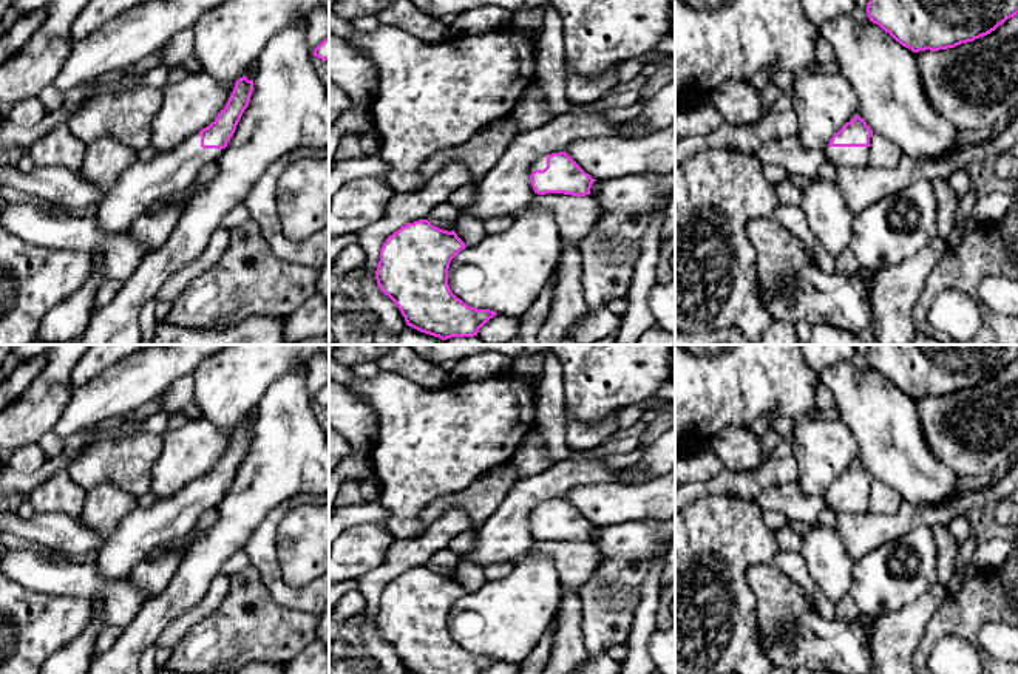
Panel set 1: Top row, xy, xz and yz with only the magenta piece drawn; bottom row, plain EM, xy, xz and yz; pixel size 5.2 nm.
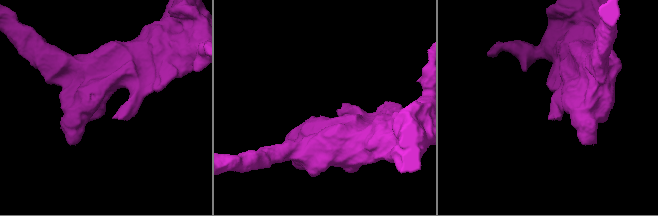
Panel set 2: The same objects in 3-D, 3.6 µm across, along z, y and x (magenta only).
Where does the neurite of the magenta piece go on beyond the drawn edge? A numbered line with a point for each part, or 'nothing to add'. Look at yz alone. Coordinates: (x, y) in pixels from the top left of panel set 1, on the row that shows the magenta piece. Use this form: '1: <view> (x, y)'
1: yz (836, 156)

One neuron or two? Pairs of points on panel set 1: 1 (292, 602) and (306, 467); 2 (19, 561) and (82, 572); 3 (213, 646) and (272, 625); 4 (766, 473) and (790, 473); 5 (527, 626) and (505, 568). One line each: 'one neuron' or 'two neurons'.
1: two neurons
2: one neuron
3: one neuron
4: one neuron
5: two neurons

